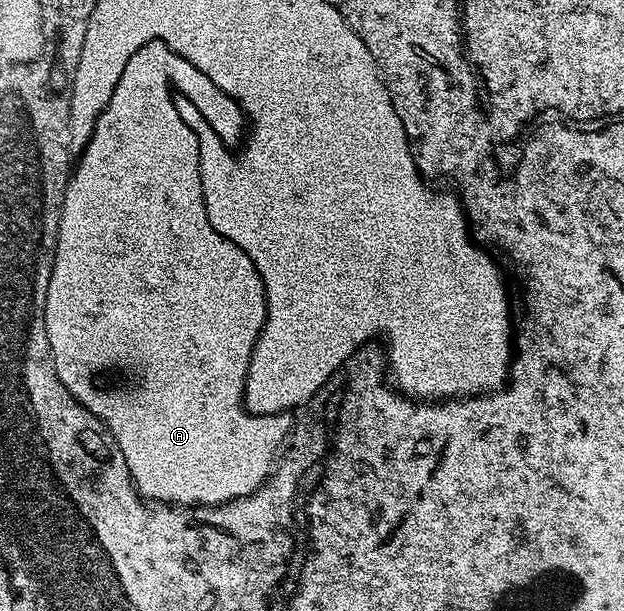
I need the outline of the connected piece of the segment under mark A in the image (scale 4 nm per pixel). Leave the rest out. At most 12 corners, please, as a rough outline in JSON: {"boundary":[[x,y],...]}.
{"boundary":[[152,38],[71,179],[46,315],[61,387],[144,501],[268,483],[243,391],[257,266],[207,217],[173,106],[233,98]]}

